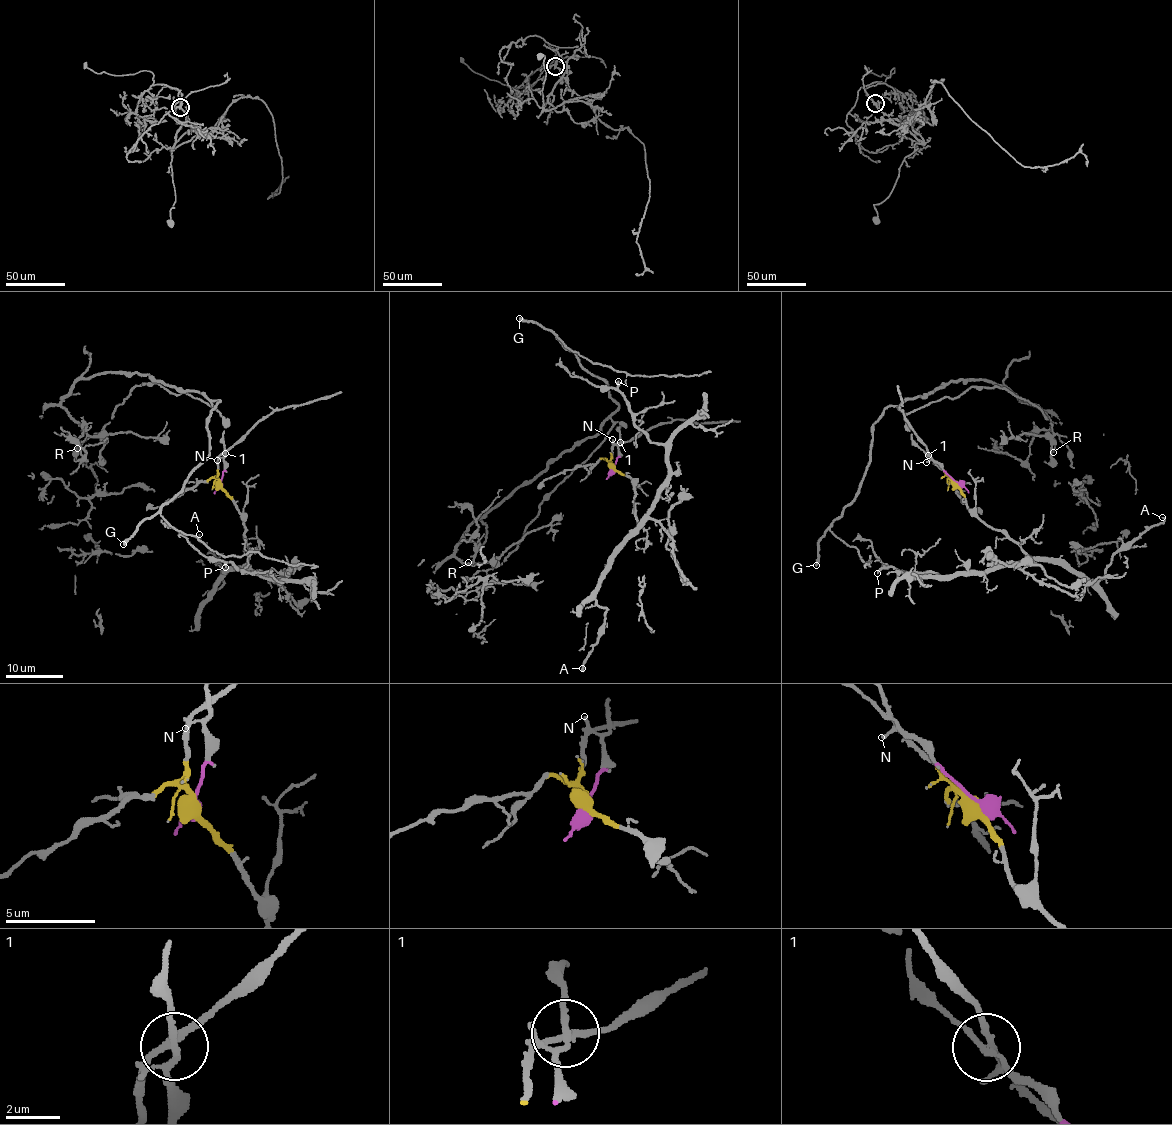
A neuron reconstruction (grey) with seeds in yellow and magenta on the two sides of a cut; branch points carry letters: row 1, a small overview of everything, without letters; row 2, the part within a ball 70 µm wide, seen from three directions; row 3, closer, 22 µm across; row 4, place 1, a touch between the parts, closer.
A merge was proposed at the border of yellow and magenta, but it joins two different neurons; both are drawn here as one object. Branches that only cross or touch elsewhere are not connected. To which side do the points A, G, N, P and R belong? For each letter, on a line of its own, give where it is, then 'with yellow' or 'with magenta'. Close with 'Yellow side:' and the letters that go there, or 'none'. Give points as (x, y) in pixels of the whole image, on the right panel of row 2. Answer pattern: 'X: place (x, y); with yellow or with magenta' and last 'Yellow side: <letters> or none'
A: place (1162, 517); with yellow
G: place (816, 565); with magenta
N: place (926, 462); with magenta
P: place (877, 573); with yellow
R: place (1053, 452); with magenta
Yellow side: A, P

